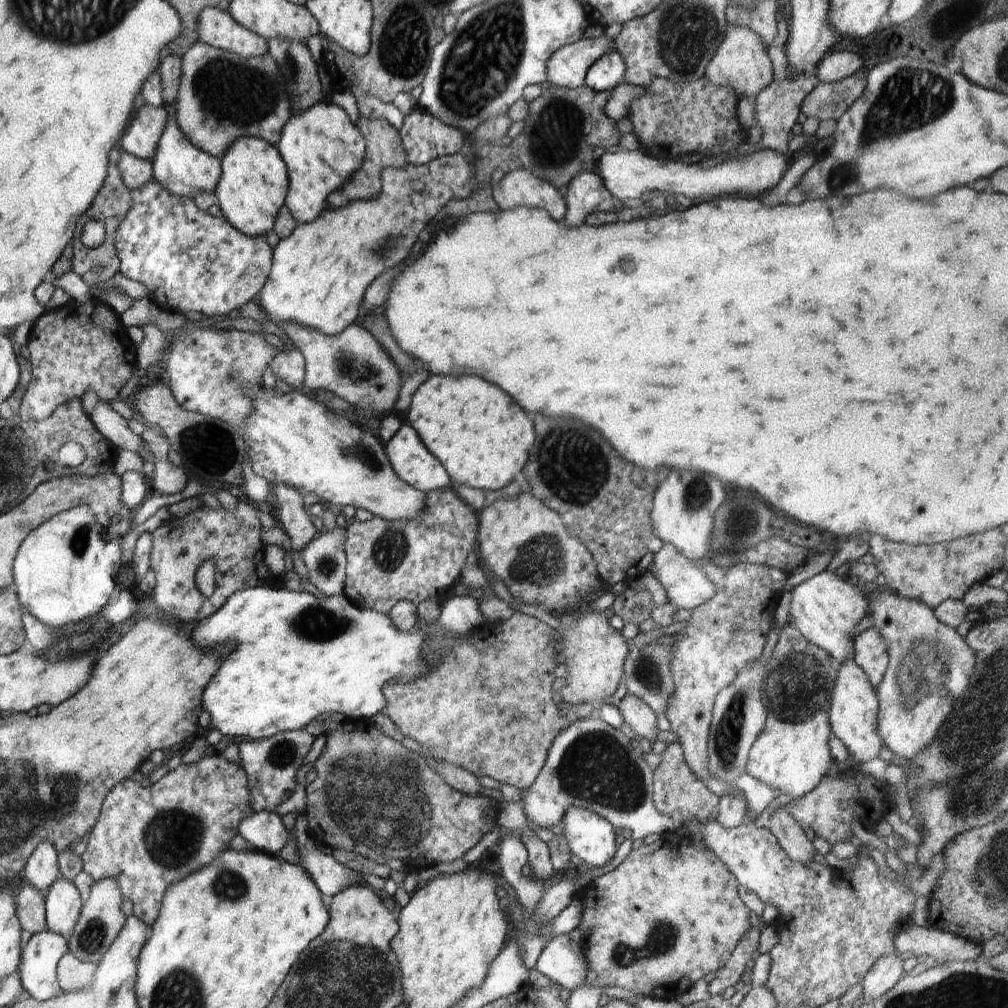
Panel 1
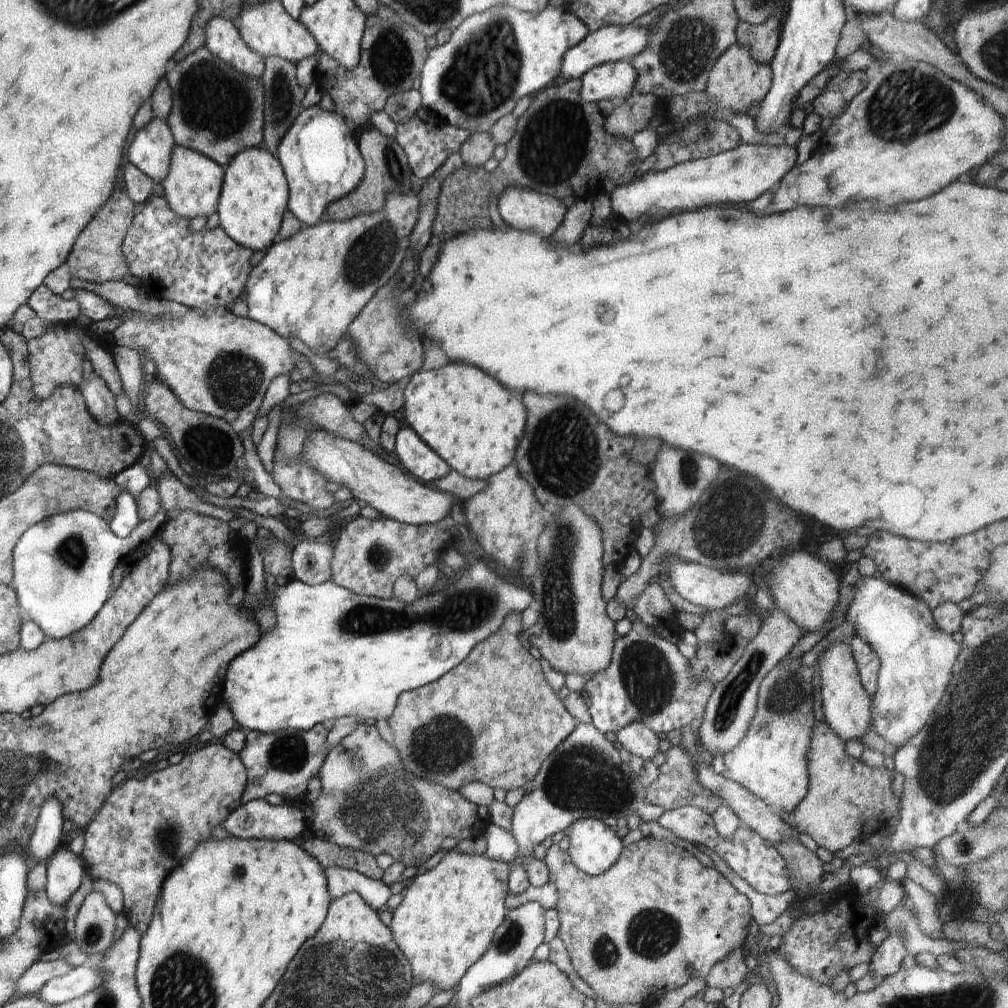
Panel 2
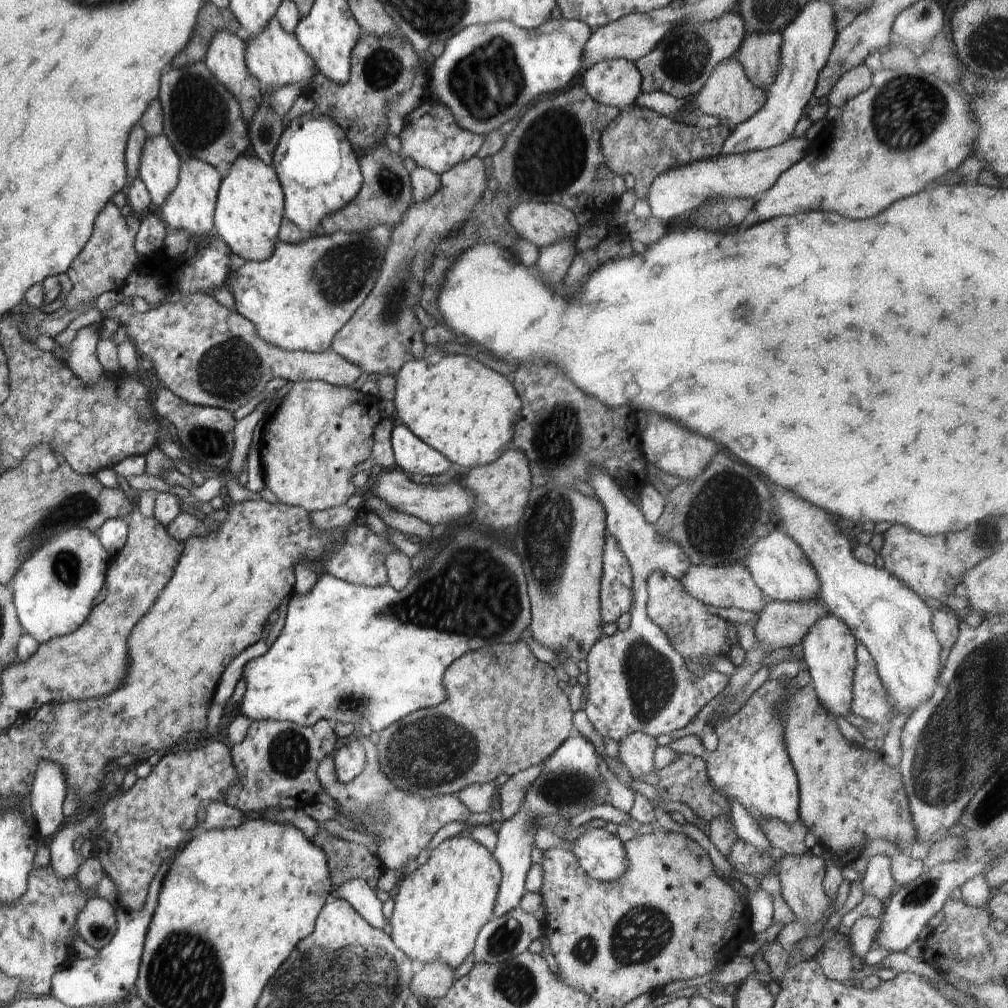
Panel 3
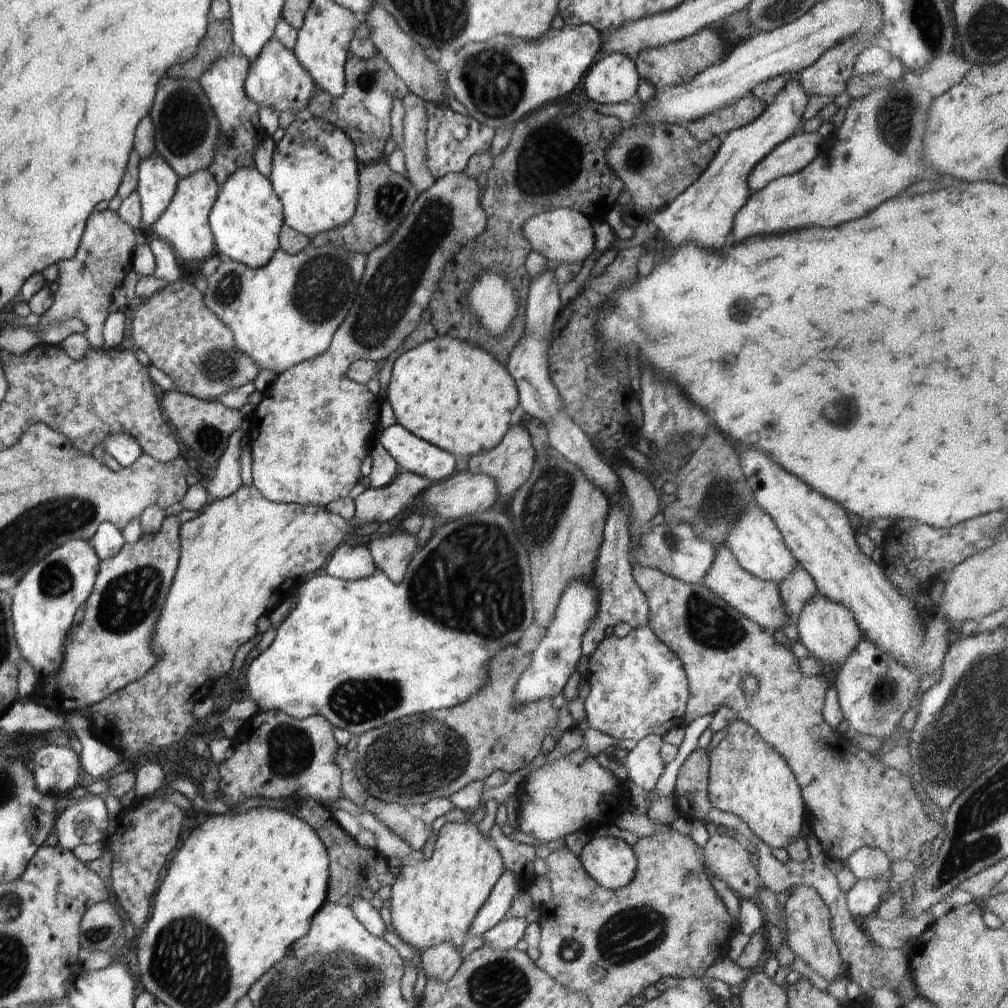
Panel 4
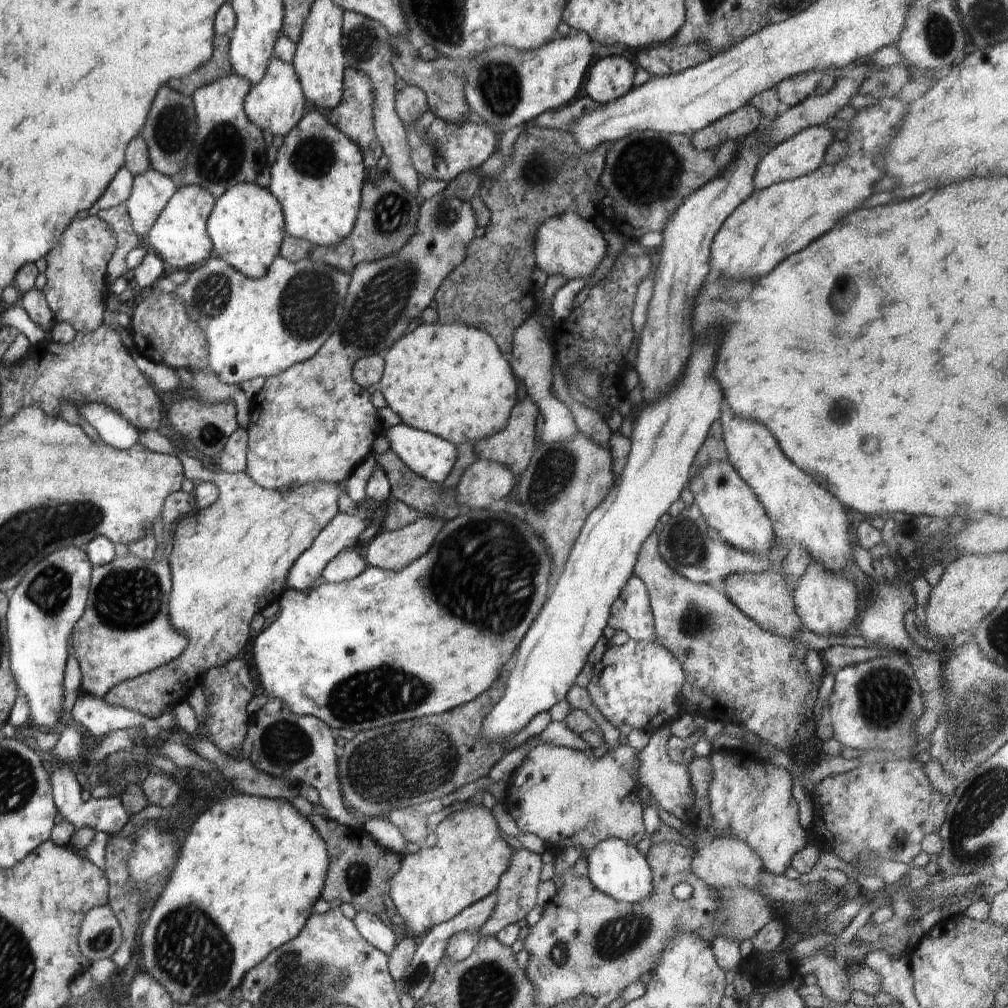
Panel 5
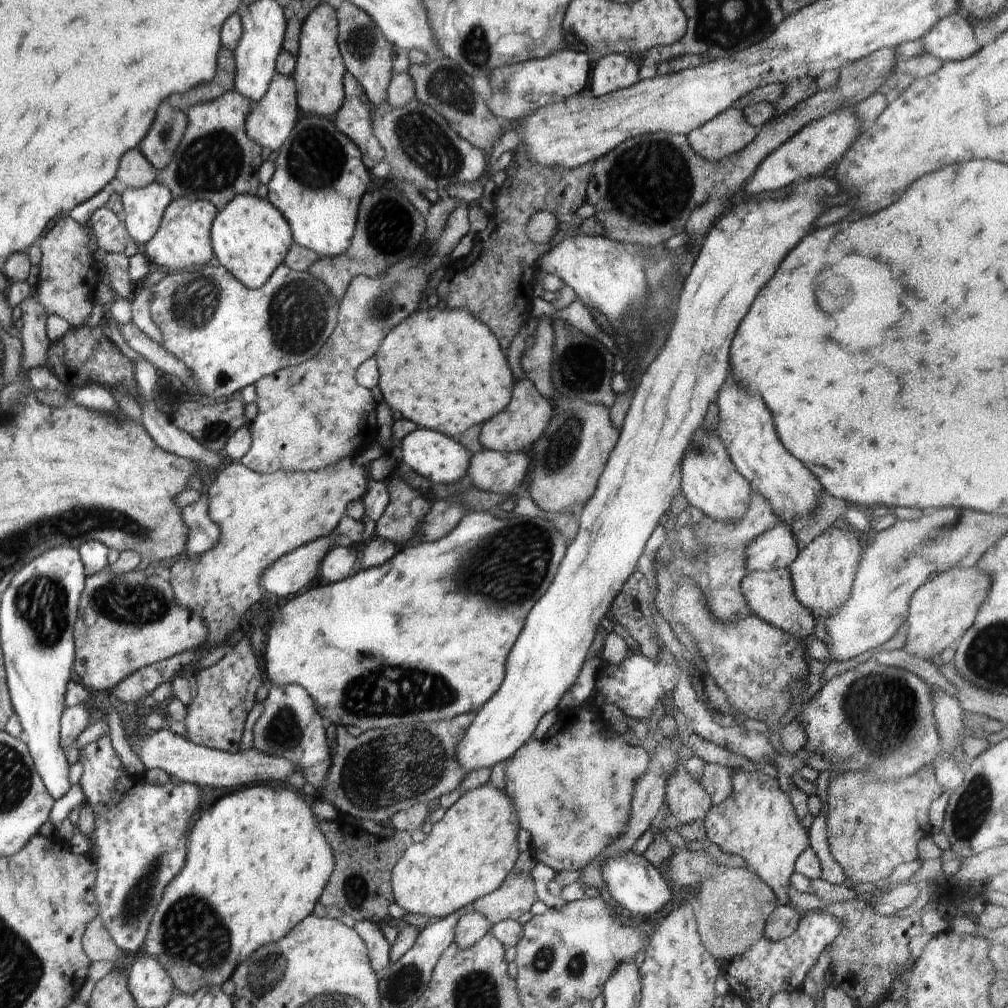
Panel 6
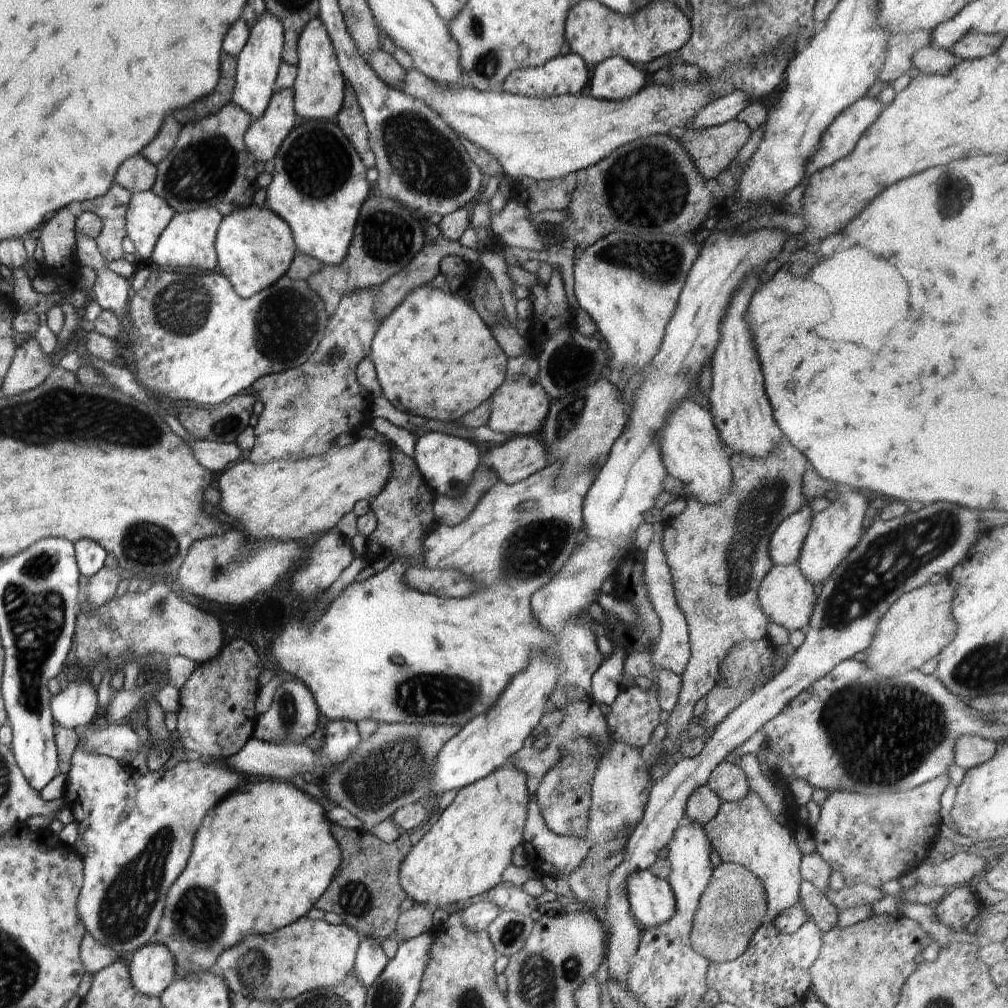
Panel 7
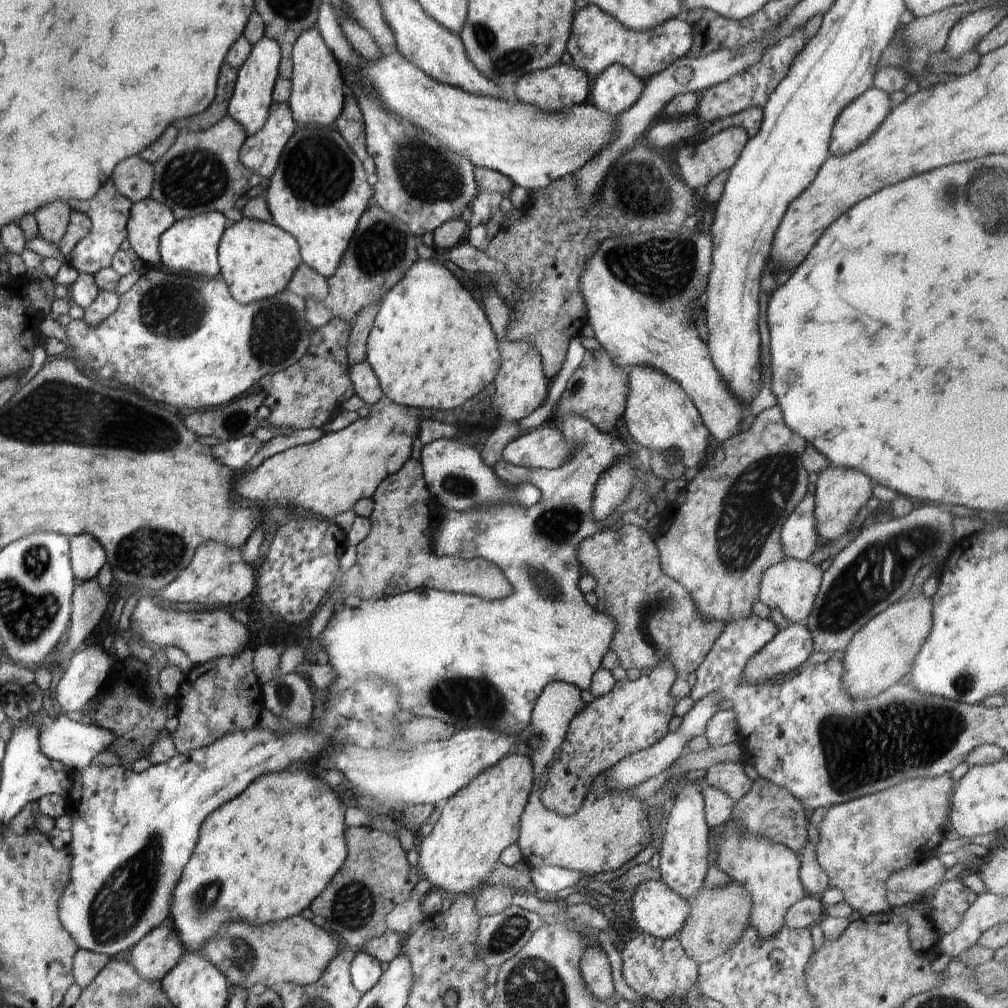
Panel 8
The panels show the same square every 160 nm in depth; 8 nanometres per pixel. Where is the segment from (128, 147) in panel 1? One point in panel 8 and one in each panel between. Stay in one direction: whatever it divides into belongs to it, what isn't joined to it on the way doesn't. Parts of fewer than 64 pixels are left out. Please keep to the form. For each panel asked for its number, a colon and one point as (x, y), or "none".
2: (150, 151)
3: (159, 164)
4: (157, 183)
5: (152, 190)
6: (143, 208)
7: (148, 214)
8: (148, 219)

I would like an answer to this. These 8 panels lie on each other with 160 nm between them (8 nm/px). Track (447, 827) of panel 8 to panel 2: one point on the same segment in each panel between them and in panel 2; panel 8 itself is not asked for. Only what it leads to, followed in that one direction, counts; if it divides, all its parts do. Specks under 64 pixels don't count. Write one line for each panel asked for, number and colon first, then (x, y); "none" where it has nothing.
2: (446, 921)
3: (440, 908)
4: (434, 901)
5: (432, 886)
6: (468, 853)
7: (461, 858)

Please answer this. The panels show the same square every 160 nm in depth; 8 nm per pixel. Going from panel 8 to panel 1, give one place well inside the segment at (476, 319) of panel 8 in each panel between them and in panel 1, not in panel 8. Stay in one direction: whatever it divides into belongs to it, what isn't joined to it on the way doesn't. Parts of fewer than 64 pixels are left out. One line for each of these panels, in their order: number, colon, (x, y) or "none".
1: (480, 435)
2: (472, 422)
3: (467, 412)
4: (454, 396)
5: (451, 381)
6: (447, 374)
7: (434, 356)

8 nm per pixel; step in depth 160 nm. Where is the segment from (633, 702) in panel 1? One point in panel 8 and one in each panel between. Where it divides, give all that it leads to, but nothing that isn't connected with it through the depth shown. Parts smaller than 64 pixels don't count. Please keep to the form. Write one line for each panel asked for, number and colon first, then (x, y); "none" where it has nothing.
2: (639, 739)
3: (637, 751)
4: (644, 766)
5: (668, 782)
6: (687, 801)
7: (703, 804)
8: (718, 805)

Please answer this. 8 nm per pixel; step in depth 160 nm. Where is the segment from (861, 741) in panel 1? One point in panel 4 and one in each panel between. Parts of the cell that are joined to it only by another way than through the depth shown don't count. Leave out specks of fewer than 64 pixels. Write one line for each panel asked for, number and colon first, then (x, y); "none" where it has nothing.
2: (847, 706)
3: (829, 649)
4: (829, 631)

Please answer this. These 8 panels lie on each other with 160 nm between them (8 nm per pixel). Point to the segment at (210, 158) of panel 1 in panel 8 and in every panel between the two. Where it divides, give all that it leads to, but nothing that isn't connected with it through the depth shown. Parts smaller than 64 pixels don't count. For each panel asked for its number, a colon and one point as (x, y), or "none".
2: (192, 187)
3: (191, 205)
4: (185, 226)
5: (181, 239)
6: (184, 242)
7: (190, 241)
8: (191, 248)

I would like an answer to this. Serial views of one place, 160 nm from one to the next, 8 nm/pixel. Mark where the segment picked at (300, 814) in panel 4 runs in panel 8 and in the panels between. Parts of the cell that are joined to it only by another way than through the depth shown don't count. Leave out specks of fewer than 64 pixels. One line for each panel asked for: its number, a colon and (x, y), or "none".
5: (359, 872)
6: (360, 885)
7: (365, 892)
8: (375, 876)

